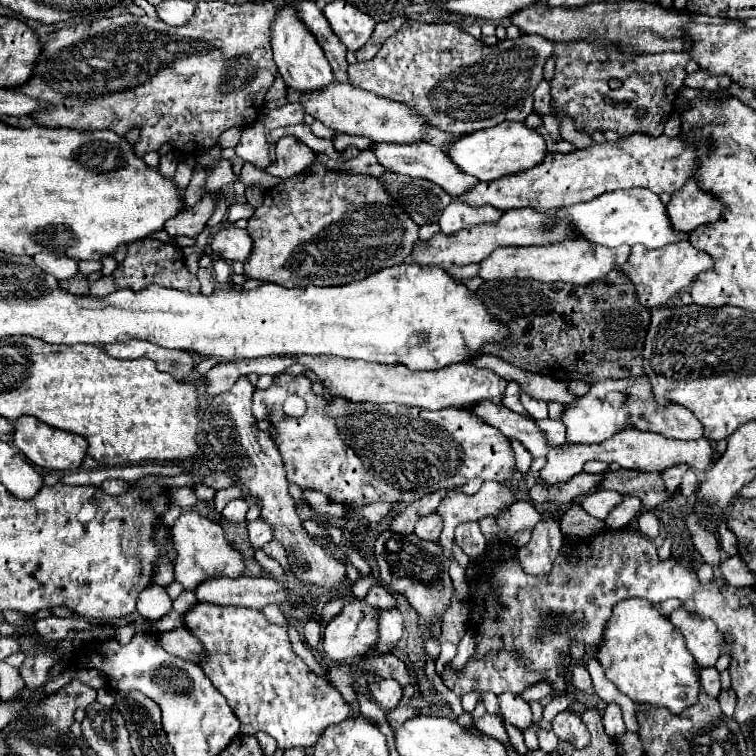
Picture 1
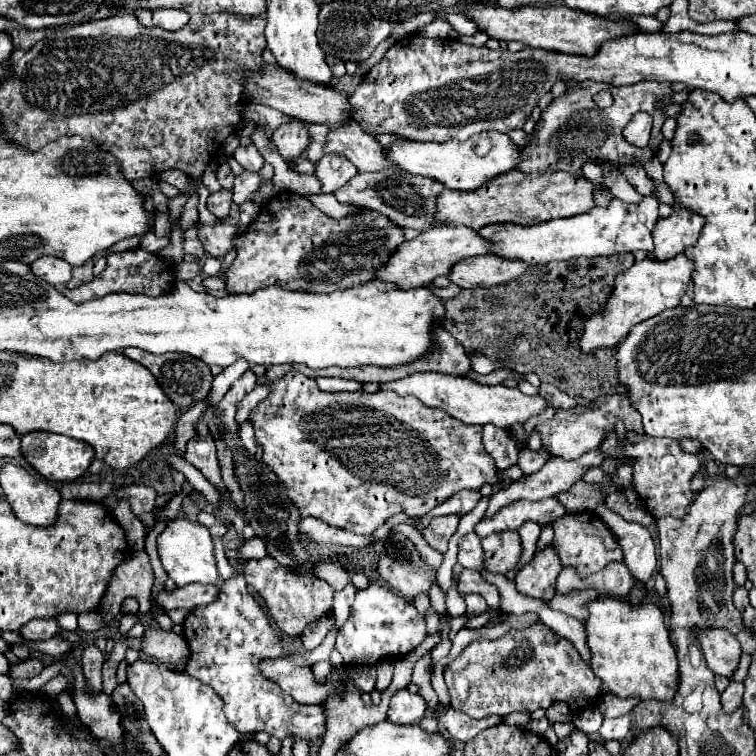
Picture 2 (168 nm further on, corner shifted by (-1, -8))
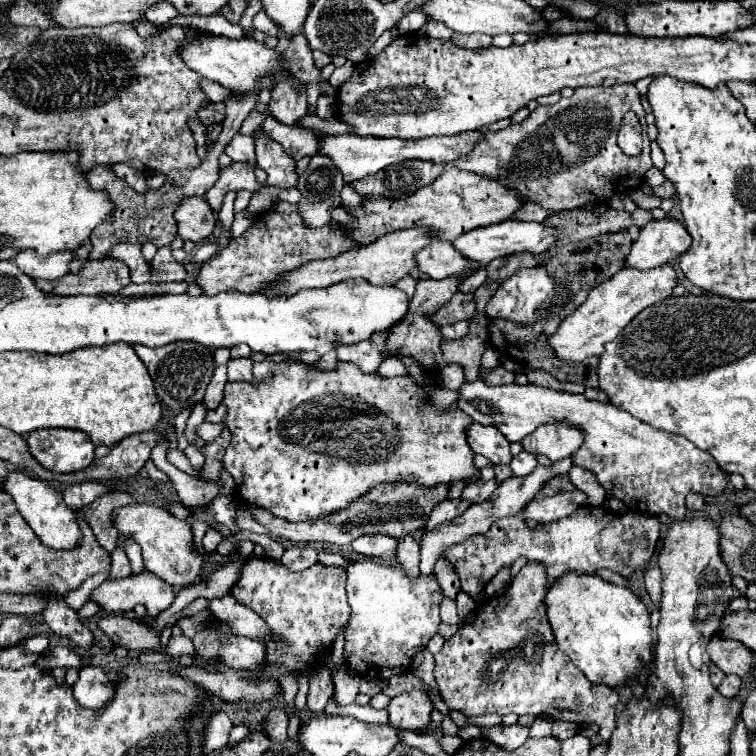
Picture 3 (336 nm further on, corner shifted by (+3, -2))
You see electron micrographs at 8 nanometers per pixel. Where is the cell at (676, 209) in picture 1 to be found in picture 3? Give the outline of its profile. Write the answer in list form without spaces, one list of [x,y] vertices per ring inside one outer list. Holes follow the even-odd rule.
[[[676,219],[650,221],[640,229],[640,237],[632,243],[624,267],[654,269],[676,261],[690,247],[690,235]]]

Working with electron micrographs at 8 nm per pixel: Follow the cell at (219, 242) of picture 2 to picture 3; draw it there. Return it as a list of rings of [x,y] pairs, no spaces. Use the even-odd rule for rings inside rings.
[[[196,195],[184,197],[178,203],[174,211],[174,219],[178,225],[178,235],[184,241],[192,241],[192,243],[204,241],[216,227],[216,219],[210,205]]]

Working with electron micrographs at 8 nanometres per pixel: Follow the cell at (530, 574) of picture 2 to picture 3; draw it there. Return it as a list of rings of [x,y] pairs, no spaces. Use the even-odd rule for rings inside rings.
[[[526,563],[520,569],[520,573],[512,579],[506,593],[492,597],[490,603],[480,603],[476,607],[474,617],[466,623],[460,623],[456,635],[452,635],[444,643],[442,651],[434,655],[436,657],[434,679],[438,683],[440,697],[450,709],[462,711],[468,717],[486,713],[498,713],[498,715],[516,713],[516,715],[542,715],[554,721],[572,721],[580,725],[596,723],[600,729],[598,733],[606,741],[614,731],[618,691],[608,685],[588,681],[586,675],[580,675],[580,671],[572,667],[572,661],[564,653],[560,653],[544,607],[546,589],[548,589],[548,577],[544,575],[544,567],[540,567],[540,563]]]

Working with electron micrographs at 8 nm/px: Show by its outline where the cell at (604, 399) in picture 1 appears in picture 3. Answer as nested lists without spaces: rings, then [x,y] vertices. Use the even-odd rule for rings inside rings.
[[[552,423],[538,427],[532,435],[524,437],[520,445],[532,455],[546,455],[550,461],[560,461],[580,447],[580,431],[576,431],[576,427],[564,427],[564,423]]]

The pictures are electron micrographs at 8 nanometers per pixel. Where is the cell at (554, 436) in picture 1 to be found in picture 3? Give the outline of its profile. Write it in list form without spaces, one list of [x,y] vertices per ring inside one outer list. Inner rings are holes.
[[[522,451],[516,457],[512,457],[512,461],[510,461],[510,467],[512,467],[512,471],[514,471],[516,477],[530,475],[536,469],[536,465],[538,465],[536,457],[532,453],[526,453],[526,451]]]

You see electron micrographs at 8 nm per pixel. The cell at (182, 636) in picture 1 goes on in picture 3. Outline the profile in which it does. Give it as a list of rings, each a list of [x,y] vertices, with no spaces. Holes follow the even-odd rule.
[[[126,615],[102,617],[102,619],[98,619],[98,627],[112,639],[112,643],[124,645],[132,651],[136,651],[136,649],[152,651],[160,643],[160,635],[154,629],[150,629],[148,625],[138,623]]]

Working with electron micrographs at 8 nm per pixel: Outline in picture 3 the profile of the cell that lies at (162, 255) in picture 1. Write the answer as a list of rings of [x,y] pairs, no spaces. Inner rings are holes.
[[[120,259],[86,261],[84,269],[78,273],[68,273],[54,281],[36,279],[34,285],[50,295],[106,295],[118,293],[122,287],[130,285],[130,269]]]

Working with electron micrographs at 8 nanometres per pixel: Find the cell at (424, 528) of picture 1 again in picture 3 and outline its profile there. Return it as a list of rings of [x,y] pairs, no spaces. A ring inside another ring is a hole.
[[[446,499],[444,503],[440,503],[440,507],[436,507],[436,511],[432,511],[432,519],[428,519],[426,529],[436,527],[444,521],[452,521],[454,517],[462,515],[468,507],[470,507],[470,503],[466,499]]]

